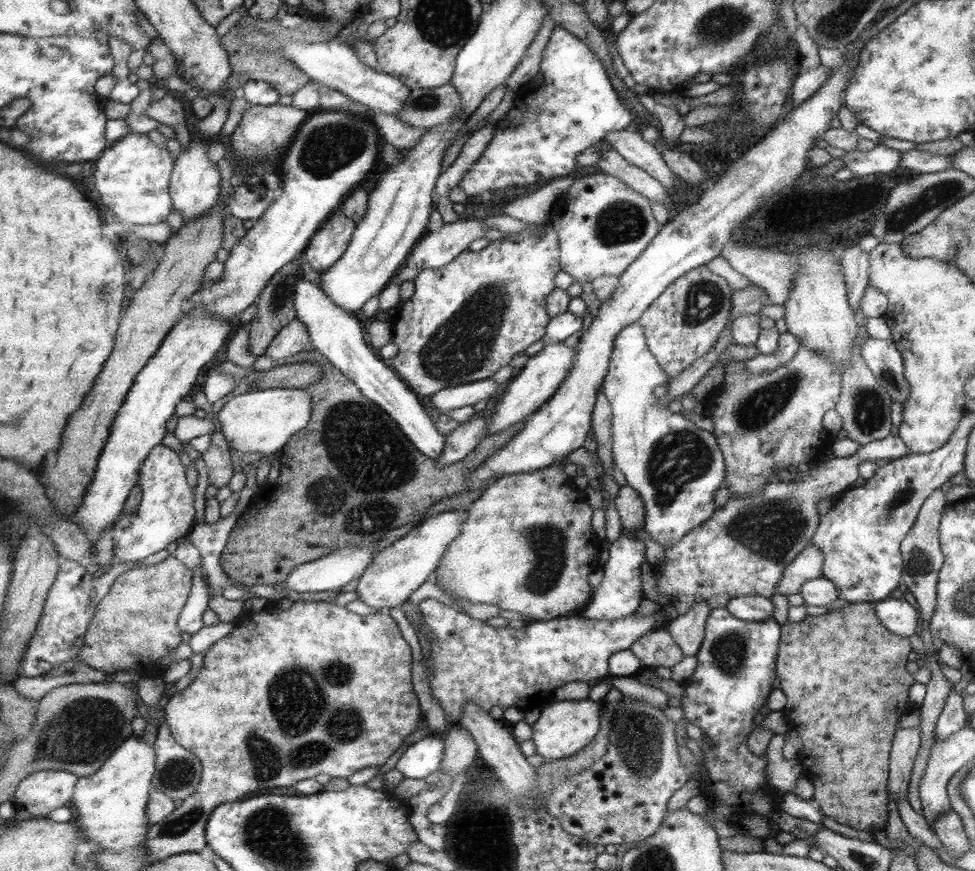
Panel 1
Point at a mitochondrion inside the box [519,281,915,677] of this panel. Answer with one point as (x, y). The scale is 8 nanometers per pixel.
(771, 530)

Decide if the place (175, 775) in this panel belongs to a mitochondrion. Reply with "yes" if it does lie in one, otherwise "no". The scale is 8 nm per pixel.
yes

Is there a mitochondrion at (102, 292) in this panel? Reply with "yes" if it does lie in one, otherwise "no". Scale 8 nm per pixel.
yes

